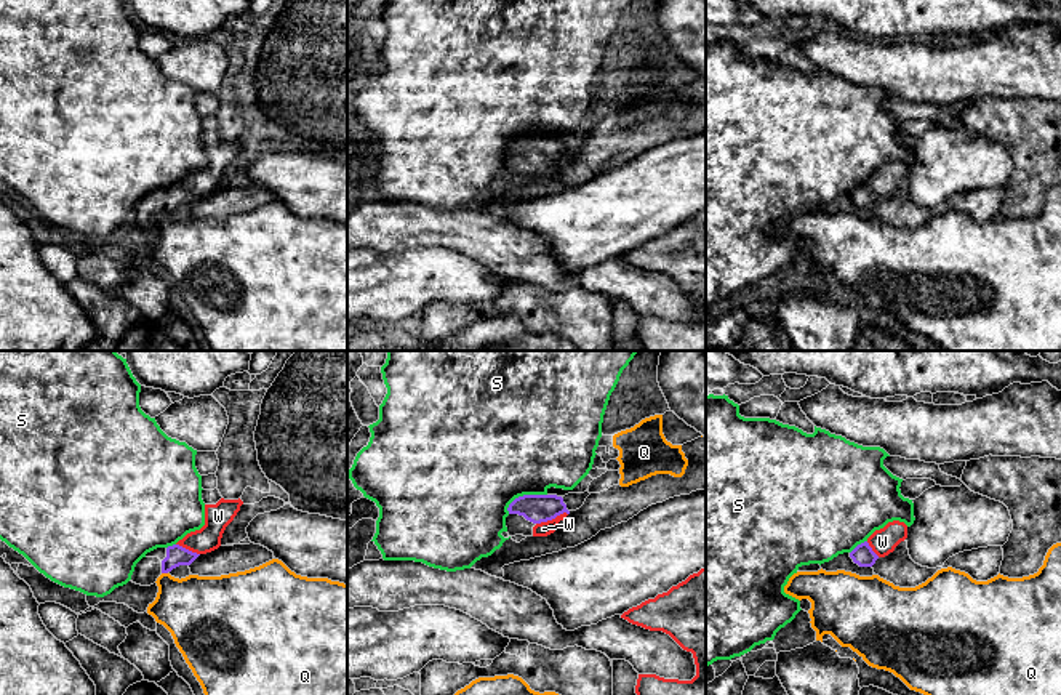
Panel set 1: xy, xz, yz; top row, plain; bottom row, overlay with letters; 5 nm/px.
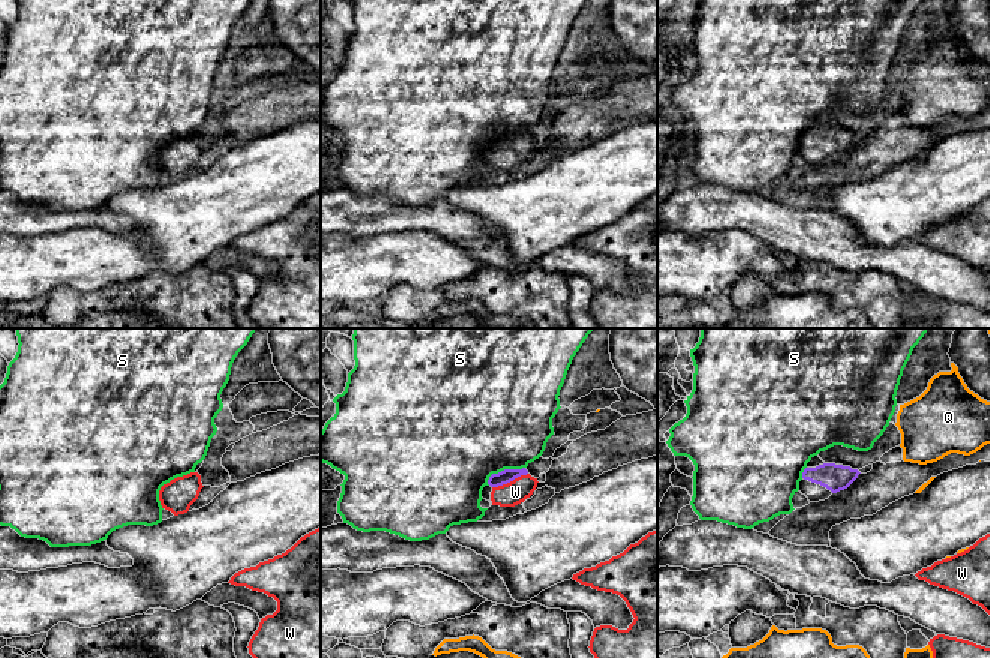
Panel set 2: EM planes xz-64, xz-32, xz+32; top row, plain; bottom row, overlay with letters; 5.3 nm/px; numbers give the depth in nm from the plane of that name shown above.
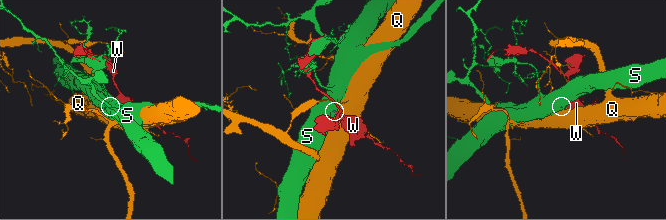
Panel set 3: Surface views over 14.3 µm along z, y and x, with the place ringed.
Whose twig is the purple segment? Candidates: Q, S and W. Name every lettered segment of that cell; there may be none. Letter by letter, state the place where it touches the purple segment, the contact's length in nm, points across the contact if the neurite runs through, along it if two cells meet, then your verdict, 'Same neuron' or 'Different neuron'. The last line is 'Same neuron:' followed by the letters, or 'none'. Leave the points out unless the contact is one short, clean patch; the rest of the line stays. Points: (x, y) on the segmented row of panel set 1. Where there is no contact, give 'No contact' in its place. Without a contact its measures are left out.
Q: Touches purple at xy (165, 572). Shared border 30 nm. Boundary: xy (162, 572), (167, 574). Different neuron
S: Touches purple at xz (525, 495). Shared border 220 nm. Boundary: xz (546, 494), (519, 495), (506, 510). Different neuron
W: Touches purple at xz (551, 519). Shared border 170 nm. Path across: xz (536, 508), (551, 519), (543, 529). Same neuron
Same neuron: W

